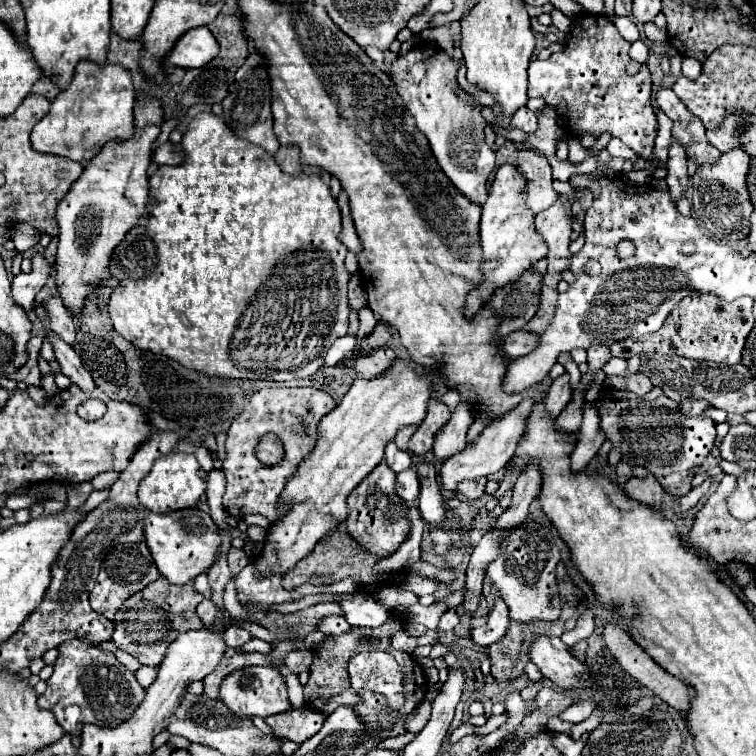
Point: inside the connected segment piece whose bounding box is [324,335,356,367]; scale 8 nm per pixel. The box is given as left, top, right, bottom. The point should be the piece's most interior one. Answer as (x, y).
(341, 348)

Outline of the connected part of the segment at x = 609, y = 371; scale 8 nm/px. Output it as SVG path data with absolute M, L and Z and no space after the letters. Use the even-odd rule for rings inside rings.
M613 357L609 363L605 363L603 371L605 375L625 375L625 369L627 369L627 363L623 359L617 359Z

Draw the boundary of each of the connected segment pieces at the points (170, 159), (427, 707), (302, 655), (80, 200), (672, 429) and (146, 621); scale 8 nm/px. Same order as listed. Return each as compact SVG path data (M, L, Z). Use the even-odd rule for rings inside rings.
M163 143L161 147L157 147L153 161L157 165L179 165L183 161L181 157L181 147L173 145L173 143Z
M424 700L413 713L407 715L405 718L405 727L407 731L418 734L427 724L431 715L431 703Z
M299 649L293 651L285 657L285 665L293 671L293 673L301 673L301 671L309 671L311 667L311 653L307 649Z
M145 93L141 99L137 99L135 107L135 135L123 141L109 141L101 153L91 159L83 175L73 183L57 207L59 247L55 281L59 295L71 313L81 311L85 297L95 291L93 283L111 277L107 273L107 265L113 249L125 237L125 231L147 223L147 205L153 201L149 195L147 167L151 163L151 147L159 137L161 123L161 99Z
M607 387L607 395L601 393L601 399L595 401L595 409L601 417L605 439L613 443L613 449L621 451L623 463L647 467L669 495L681 497L691 491L693 469L703 465L715 443L715 423L709 417L681 413L679 403L665 397L661 387L653 387L645 397Z
M161 575L141 591L141 599L141 607L127 607L125 611L117 611L113 619L113 643L117 649L133 655L141 665L159 667L169 643L173 643L179 633L203 627L195 613L195 607L203 601L203 595L195 591L193 581L187 585L173 585Z

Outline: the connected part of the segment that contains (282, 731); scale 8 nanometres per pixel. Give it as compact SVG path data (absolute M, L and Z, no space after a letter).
M309 707L291 709L281 715L265 719L265 723L275 731L275 735L279 735L281 739L295 741L295 743L303 743L305 739L315 735L321 729L323 721L325 717Z

